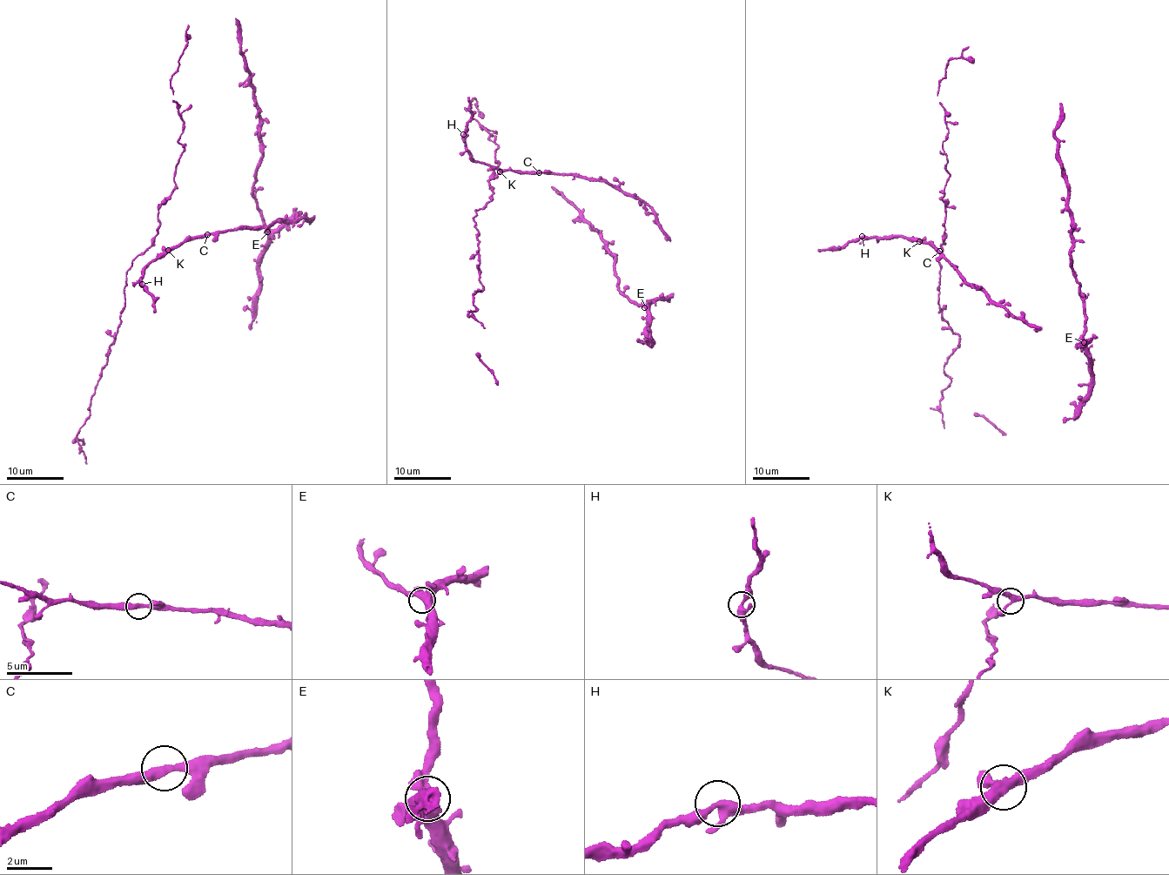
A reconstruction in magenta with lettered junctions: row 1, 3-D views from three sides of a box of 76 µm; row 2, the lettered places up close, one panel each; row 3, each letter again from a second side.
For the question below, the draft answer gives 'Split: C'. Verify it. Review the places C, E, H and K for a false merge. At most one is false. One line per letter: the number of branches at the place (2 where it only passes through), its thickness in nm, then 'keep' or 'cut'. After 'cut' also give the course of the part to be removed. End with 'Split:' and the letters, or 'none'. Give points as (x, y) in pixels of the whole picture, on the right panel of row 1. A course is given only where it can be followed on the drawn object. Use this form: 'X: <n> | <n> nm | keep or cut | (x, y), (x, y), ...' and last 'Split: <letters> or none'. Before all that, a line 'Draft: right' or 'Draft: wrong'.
Draft: wrong
C: 2 | 360 nm | keep
E: 3 | 460 nm | keep
H: 3 | 320 nm | keep
K: 3 | 360 nm | keep
Split: none

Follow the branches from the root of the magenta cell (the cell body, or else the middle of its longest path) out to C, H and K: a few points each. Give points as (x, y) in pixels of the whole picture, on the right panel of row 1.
C: (959, 272), (939, 251)
H: (959, 272), (933, 244), (923, 243), (917, 237), (899, 234), (862, 237)
K: (959, 272), (933, 244), (919, 241)

